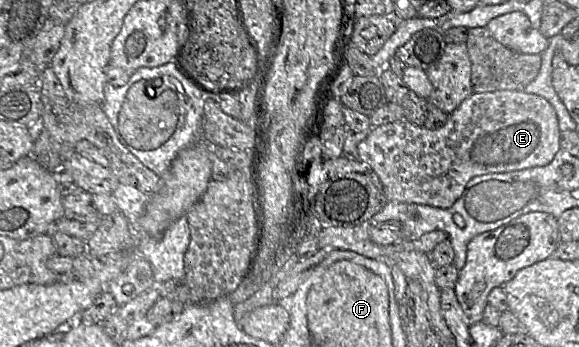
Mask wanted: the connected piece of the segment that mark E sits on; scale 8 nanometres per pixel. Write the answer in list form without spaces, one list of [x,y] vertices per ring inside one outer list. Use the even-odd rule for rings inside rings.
[[[499,90],[492,92],[473,93],[466,98],[459,107],[449,114],[446,124],[437,130],[428,130],[423,126],[417,126],[409,121],[402,120],[393,123],[373,127],[367,137],[359,144],[359,160],[367,163],[378,175],[388,201],[428,205],[441,209],[449,209],[461,197],[466,184],[474,177],[489,173],[504,173],[517,171],[531,167],[545,166],[549,164],[555,154],[560,150],[560,129],[556,112],[551,104],[535,94],[529,94],[518,90]]]

